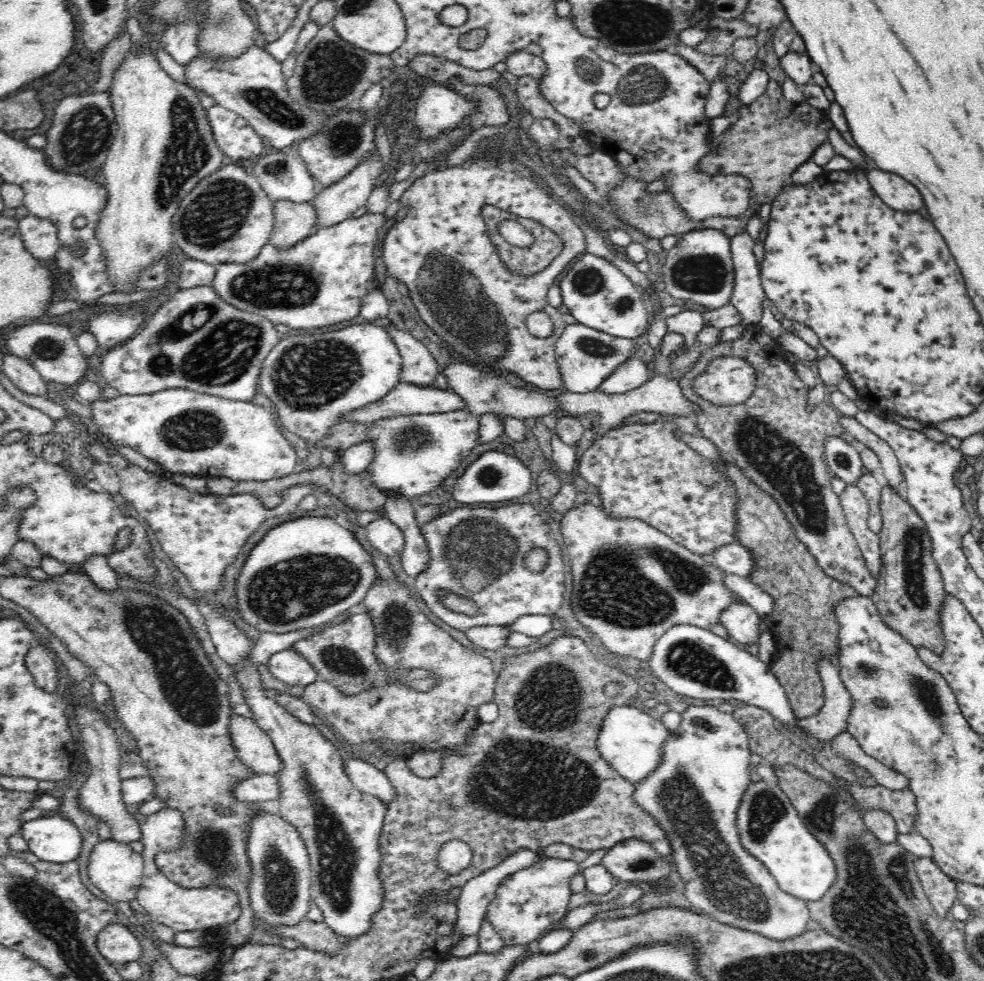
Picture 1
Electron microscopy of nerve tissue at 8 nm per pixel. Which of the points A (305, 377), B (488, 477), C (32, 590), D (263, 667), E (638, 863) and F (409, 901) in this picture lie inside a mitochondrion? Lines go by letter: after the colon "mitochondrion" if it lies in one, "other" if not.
A: mitochondrion
B: mitochondrion
C: mitochondrion
D: other
E: mitochondrion
F: other

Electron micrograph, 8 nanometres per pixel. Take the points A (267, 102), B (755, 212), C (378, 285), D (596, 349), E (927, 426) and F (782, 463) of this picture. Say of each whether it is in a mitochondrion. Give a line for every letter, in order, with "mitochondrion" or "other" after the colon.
A: mitochondrion
B: other
C: other
D: mitochondrion
E: other
F: mitochondrion

